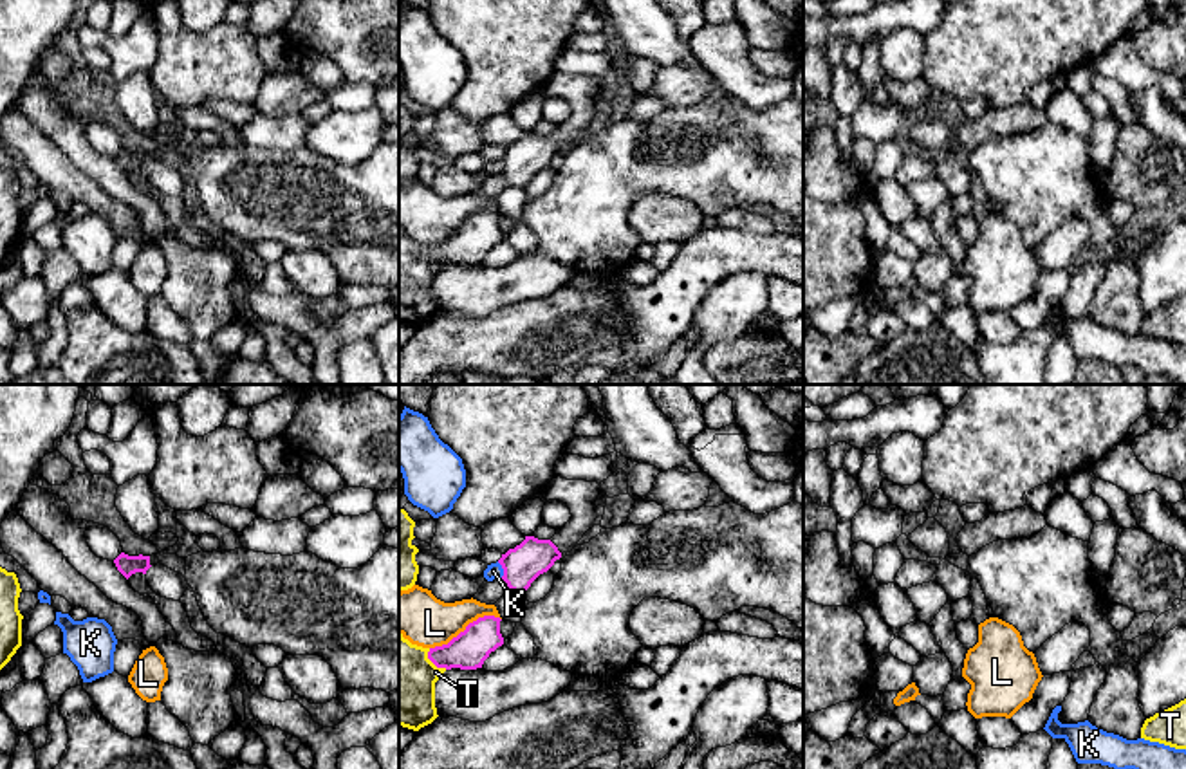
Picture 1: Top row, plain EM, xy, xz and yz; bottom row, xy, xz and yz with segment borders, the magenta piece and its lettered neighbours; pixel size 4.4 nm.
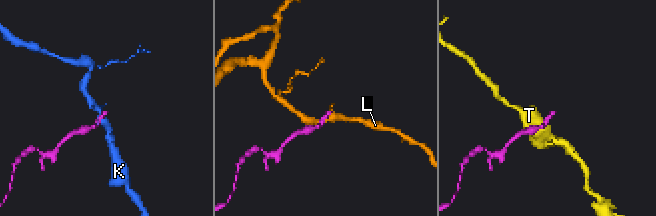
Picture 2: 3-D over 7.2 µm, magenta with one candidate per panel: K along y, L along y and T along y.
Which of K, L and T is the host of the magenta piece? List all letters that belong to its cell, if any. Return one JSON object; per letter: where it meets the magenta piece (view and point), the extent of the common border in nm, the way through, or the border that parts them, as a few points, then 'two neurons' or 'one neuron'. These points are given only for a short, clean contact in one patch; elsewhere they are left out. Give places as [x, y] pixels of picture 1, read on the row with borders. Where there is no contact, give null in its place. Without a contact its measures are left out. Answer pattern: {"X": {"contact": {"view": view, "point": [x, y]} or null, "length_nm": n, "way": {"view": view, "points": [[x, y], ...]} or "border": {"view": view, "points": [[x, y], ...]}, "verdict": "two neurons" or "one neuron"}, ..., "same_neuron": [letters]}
{"K": {"contact": {"view": "xz", "point": [502, 567]}, "length_nm": 80, "border": {"view": "xz", "points": [[497, 562], [502, 576]]}, "verdict": "two neurons"}, "L": {"contact": {"view": "xz", "point": [466, 629]}, "length_nm": 340, "verdict": "two neurons"}, "T": {"contact": {"view": "xz", "point": [434, 663]}, "length_nm": 130, "verdict": "two neurons"}, "same_neuron": []}

